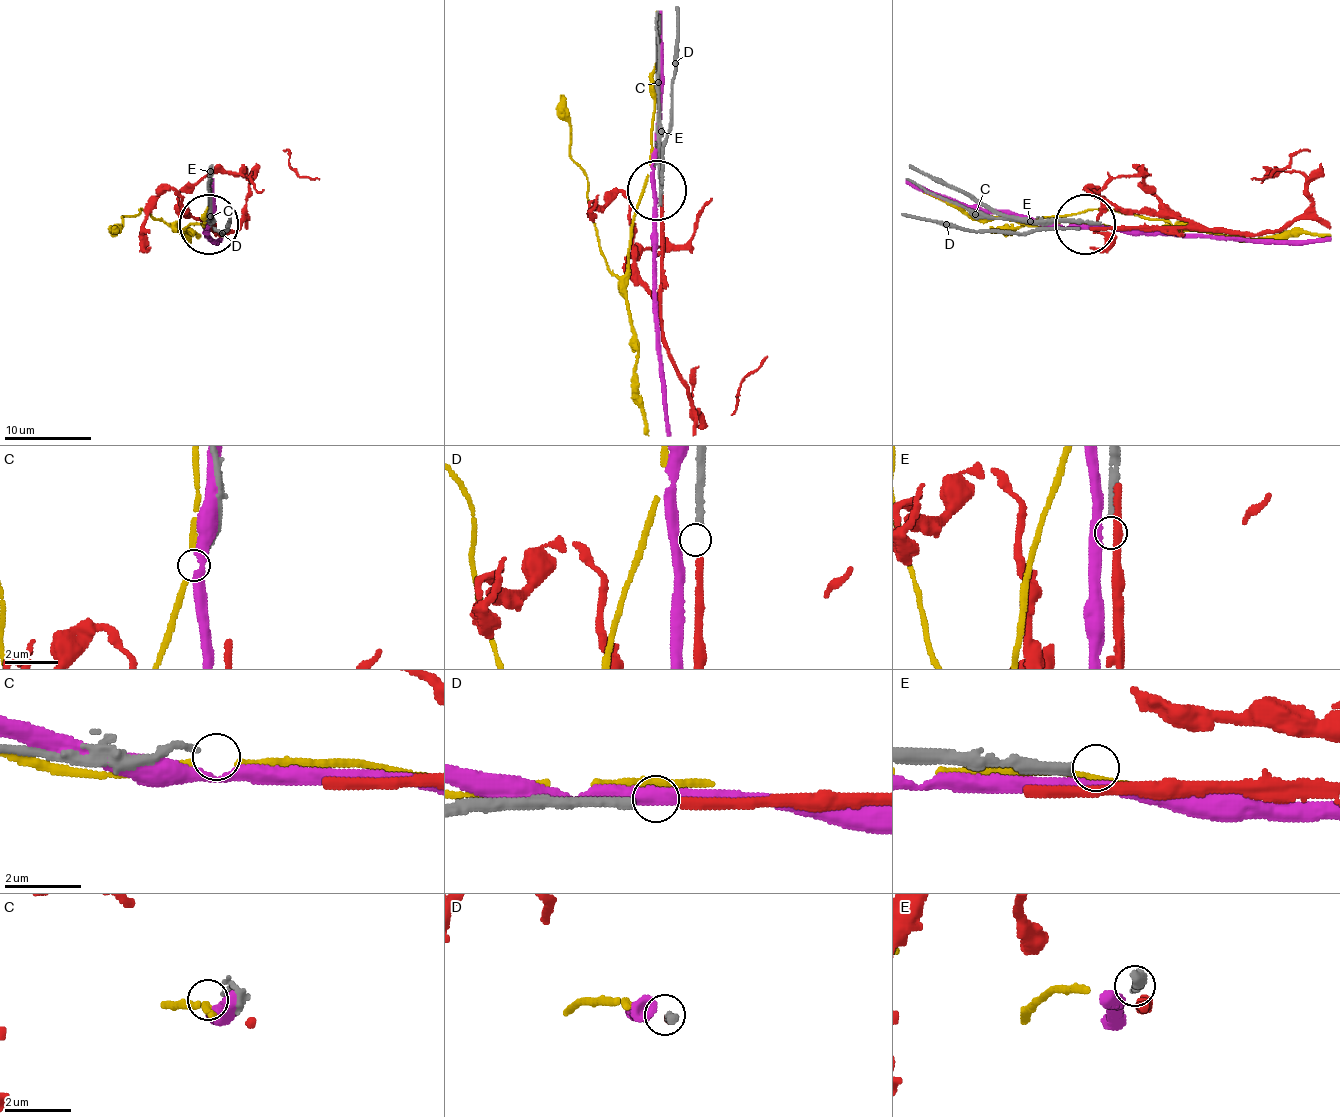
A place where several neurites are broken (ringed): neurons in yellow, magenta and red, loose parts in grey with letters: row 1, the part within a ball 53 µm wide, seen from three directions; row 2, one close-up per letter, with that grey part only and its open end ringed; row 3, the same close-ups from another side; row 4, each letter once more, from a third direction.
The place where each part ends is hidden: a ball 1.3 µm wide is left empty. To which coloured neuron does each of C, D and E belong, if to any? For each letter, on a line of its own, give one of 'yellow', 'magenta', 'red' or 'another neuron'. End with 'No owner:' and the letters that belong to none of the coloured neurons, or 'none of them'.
C: another neuron
D: red
E: another neuron
No owner: C, E

